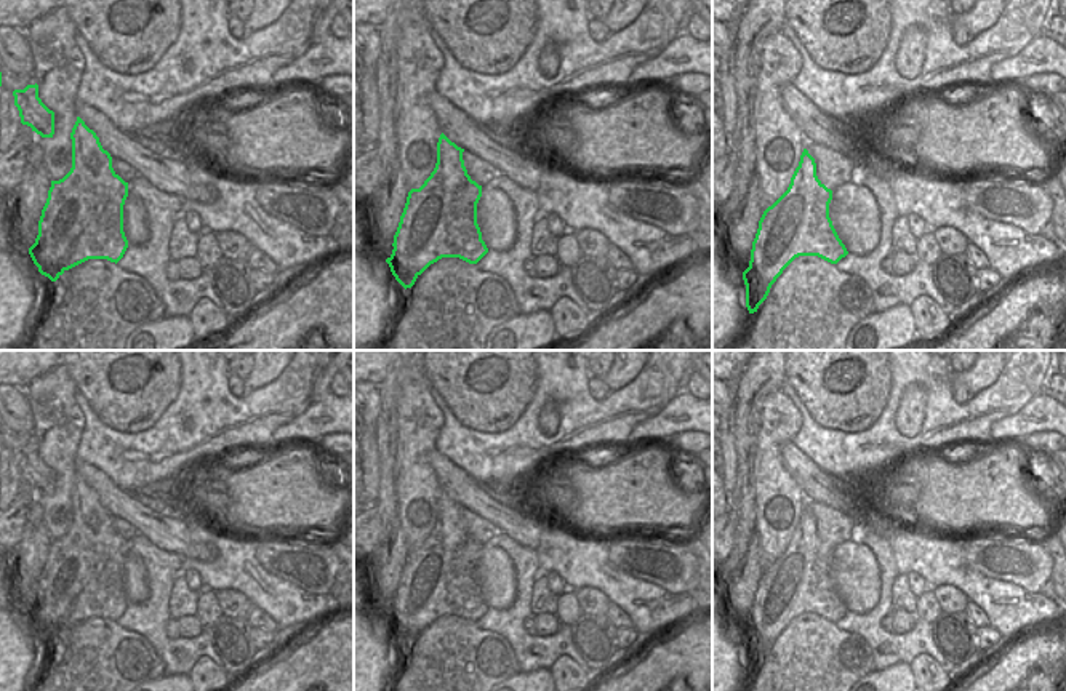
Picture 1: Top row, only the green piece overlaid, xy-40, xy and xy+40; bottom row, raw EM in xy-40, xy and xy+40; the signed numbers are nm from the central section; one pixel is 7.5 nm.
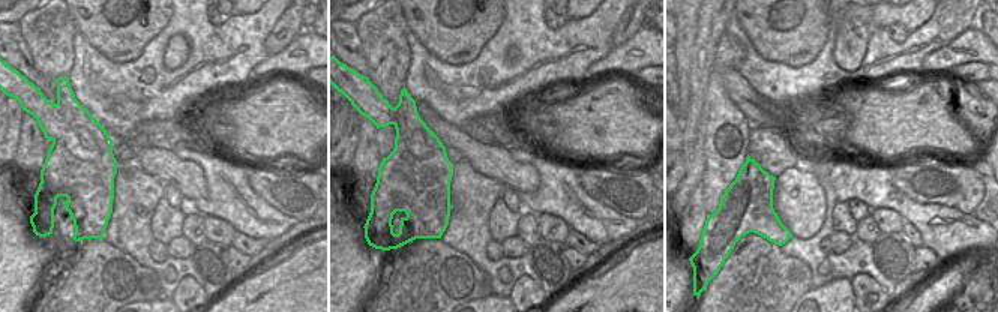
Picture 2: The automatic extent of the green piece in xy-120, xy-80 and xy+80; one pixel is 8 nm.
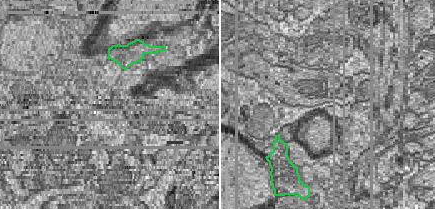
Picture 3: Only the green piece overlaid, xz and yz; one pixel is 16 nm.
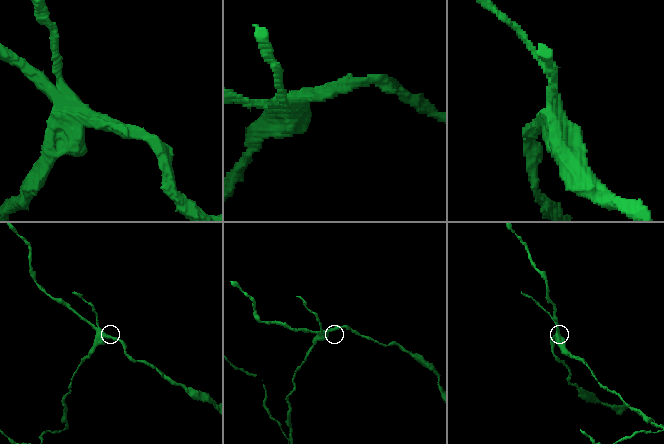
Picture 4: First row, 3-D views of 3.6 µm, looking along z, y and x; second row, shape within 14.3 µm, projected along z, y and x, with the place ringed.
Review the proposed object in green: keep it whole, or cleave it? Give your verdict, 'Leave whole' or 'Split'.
Split

